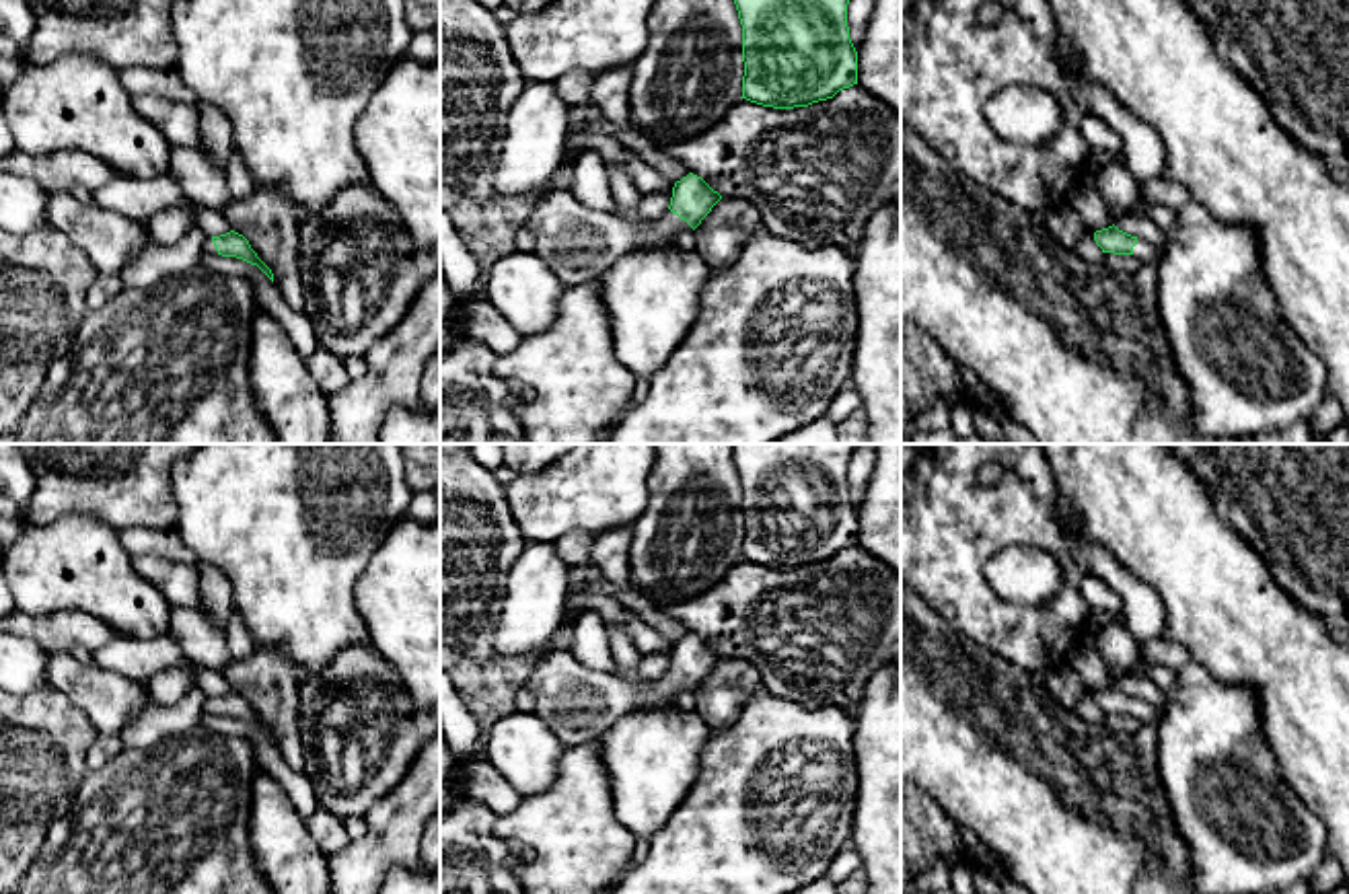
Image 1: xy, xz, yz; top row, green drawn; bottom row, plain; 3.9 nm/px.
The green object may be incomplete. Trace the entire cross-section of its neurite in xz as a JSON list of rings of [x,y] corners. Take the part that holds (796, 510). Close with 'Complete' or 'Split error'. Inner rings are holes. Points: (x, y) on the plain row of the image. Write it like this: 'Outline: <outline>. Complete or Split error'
Outline: [[[736,444],[742,559],[794,569],[858,545],[847,464],[862,444]]]. Complete

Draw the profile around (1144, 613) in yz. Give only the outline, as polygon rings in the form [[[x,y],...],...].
[[[1057,522],[1059,532],[1075,561],[1102,578],[1123,598],[1123,621],[1137,641],[1162,639],[1166,608],[1160,596],[1106,549],[1090,541],[1075,522]]]

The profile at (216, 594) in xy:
[[[199,563],[199,608],[218,631],[226,631],[234,614],[234,588],[214,565]]]

